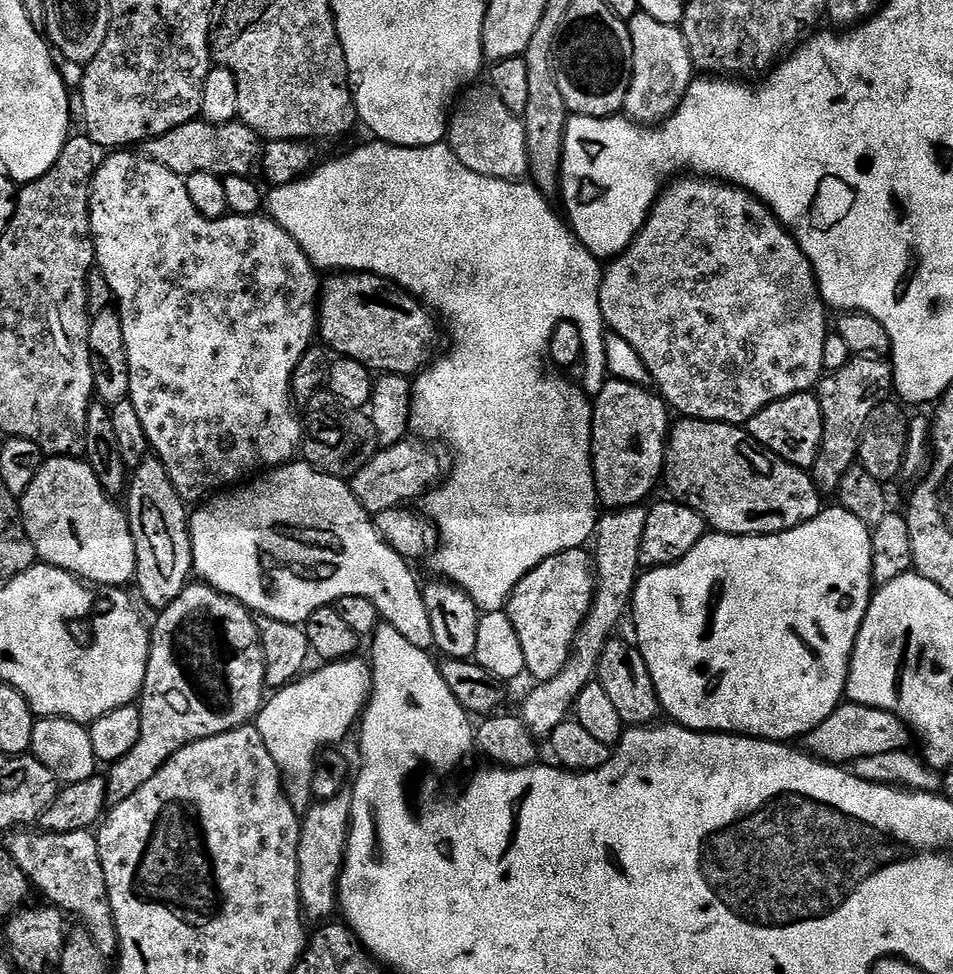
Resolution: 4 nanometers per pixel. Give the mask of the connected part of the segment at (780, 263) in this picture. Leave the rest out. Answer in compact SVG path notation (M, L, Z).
M676 178L671 181L656 197L655 204L652 205L652 212L648 216L648 220L642 226L640 233L636 235L636 240L627 248L625 252L621 252L619 256L611 261L612 264L603 269L600 277L600 309L604 315L604 323L615 335L621 336L626 342L630 342L630 346L634 346L634 350L638 352L638 358L642 358L642 362L646 362L646 370L649 377L654 381L655 391L663 396L665 404L673 413L679 414L684 418L693 420L713 420L714 422L722 422L723 424L734 424L737 426L747 425L750 418L754 418L754 414L758 414L766 406L770 406L774 402L778 402L782 398L790 398L799 392L812 392L819 385L822 377L825 375L824 363L822 362L822 350L826 347L826 338L830 334L830 316L826 311L826 305L820 299L820 289L816 287L816 275L812 273L810 262L806 258L806 254L798 246L798 242L790 235L787 230L781 226L776 220L776 215L766 207L763 202L752 195L744 188L737 188L735 184L726 184L715 178L688 178L692 180L680 180L684 178Z

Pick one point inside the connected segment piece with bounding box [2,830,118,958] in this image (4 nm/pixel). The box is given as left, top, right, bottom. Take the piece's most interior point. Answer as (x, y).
(66, 868)

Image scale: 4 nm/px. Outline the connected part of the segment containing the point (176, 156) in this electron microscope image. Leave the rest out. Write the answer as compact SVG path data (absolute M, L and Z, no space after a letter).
M197 118L157 136L142 144L143 155L156 160L166 170L185 177L205 172L221 178L226 176L253 175L262 155L262 140L250 126L233 122L231 124L211 124L209 120Z

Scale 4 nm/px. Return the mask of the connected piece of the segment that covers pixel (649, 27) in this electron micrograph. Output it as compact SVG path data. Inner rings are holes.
M637 11L627 21L627 26L632 43L632 81L626 94L624 112L641 125L652 126L672 115L692 85L692 59L684 41L684 33L677 25L658 22L656 18L650 18L650 14Z

